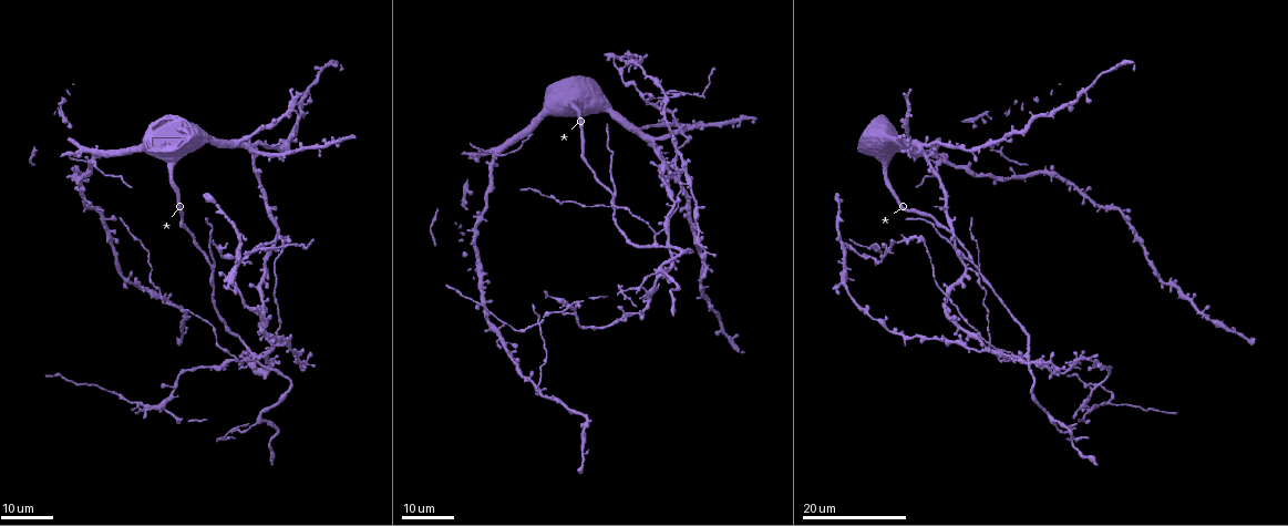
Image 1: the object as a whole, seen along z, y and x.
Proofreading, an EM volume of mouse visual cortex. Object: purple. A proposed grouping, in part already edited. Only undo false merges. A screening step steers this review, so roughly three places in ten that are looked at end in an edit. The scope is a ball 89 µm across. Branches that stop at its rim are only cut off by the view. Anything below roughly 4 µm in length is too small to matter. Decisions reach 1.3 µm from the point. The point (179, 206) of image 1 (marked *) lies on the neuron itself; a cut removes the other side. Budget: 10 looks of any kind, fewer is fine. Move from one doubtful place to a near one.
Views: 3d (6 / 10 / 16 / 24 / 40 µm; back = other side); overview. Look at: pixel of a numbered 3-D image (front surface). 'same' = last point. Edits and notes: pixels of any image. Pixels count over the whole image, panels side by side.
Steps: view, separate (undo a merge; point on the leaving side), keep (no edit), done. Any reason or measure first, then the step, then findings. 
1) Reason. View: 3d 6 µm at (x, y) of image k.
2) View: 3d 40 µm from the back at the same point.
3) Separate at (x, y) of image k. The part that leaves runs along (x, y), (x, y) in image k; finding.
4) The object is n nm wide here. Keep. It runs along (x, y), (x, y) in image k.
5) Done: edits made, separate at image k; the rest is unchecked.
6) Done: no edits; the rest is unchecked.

A fork. View: 3d 24 µm at (975, 266) of image 1.

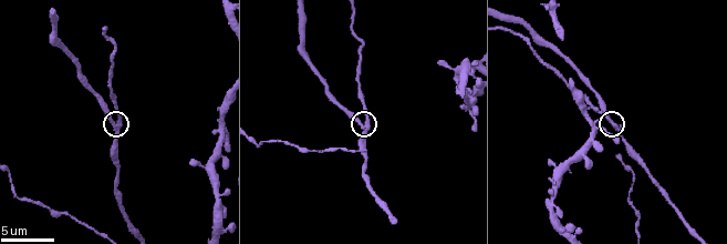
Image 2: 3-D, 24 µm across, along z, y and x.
Closer look. View: 3d 6 µm at (120, 124) of image 2.

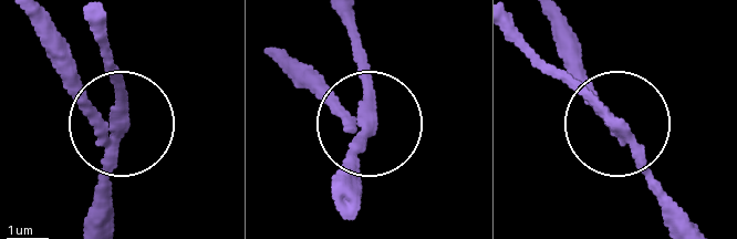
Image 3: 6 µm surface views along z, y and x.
The object is 250 nm wide here. Separate at (116, 82) of image 3. The part that leaves runs along (114, 126), (106, 42) in image 3; a second neuron is stuck on.

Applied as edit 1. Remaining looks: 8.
View: 3d 24 µm at (657, 236) of image 1.

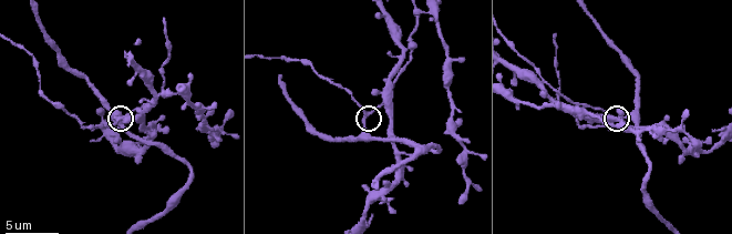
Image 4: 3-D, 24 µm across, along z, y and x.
View: 3d 6 µm at (119, 122) of image 4.

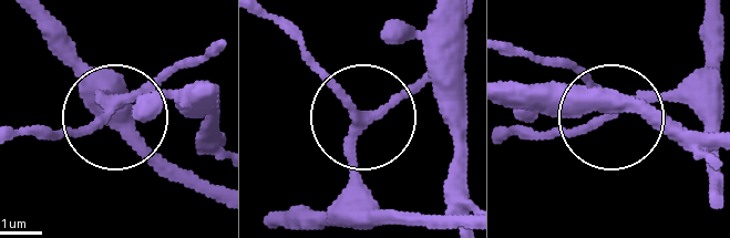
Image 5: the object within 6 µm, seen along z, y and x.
The object is 200 nm wide here. Keep. All the same neuron.

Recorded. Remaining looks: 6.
Looks like a crossing. View: 3d 16 µm at (540, 324) of image 1.

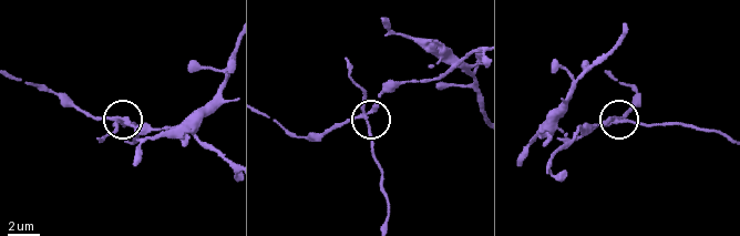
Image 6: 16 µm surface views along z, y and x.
View: 3d 10 µm at (615, 120) of image 6.

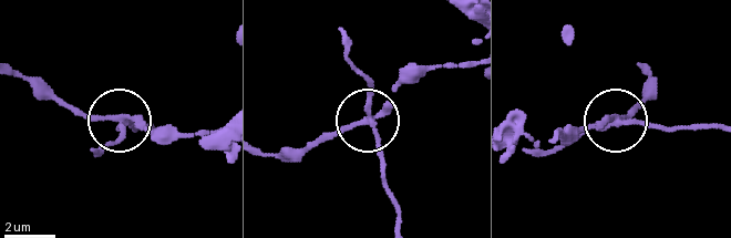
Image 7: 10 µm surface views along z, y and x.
The object is 210 nm wide here. Separate at (122, 134) of image 7. The part that leaves runs along (376, 126), (394, 226) in image 7; two neurons meet here.

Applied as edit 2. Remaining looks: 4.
View: overview.

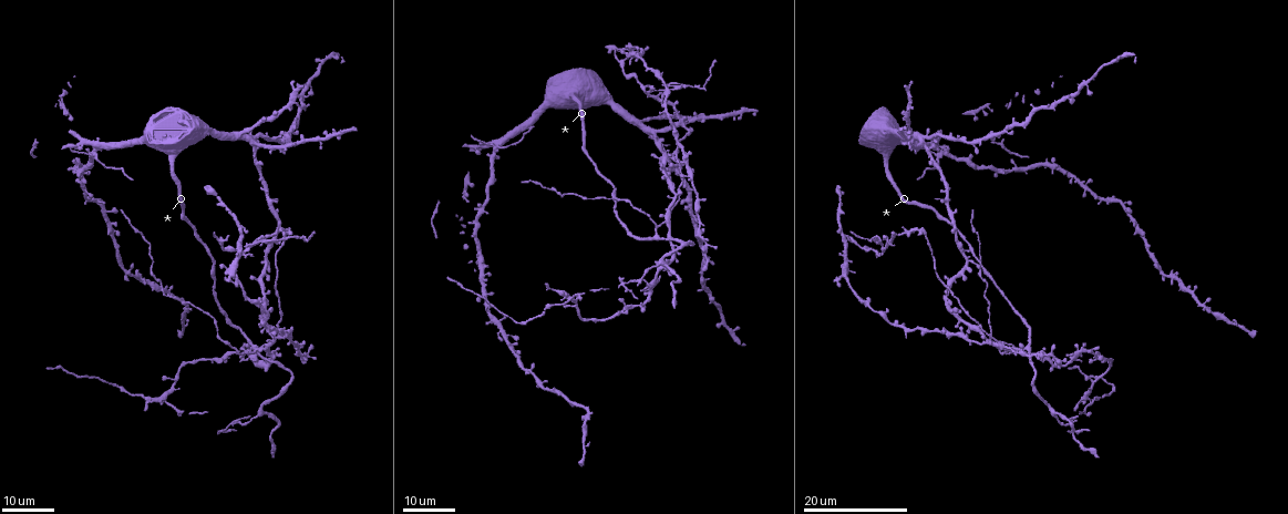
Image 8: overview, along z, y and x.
Three-way junction. View: 3d 24 µm at (1093, 400) of image 8.

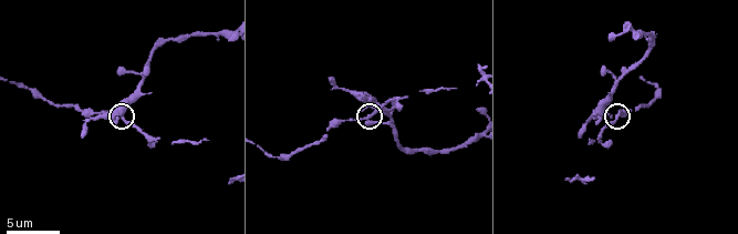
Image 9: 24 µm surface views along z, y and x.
View: 3d 6 µm at (370, 119) of image 9.

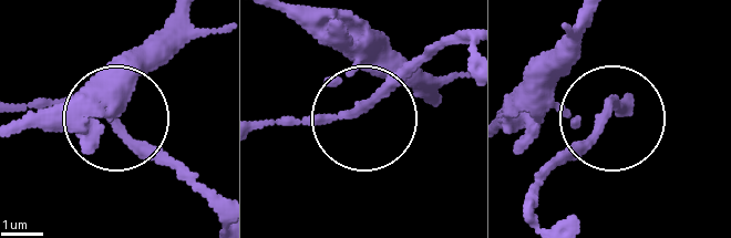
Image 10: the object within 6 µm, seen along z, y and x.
The side arm is 10 µm long. Keep. It runs along (590, 18), (555, 92), (566, 113), (601, 126), (548, 173) in image 10; one neuron here.

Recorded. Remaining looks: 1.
Done: edits made, separate at image 3, separate at image 7; the rest is unchecked.

